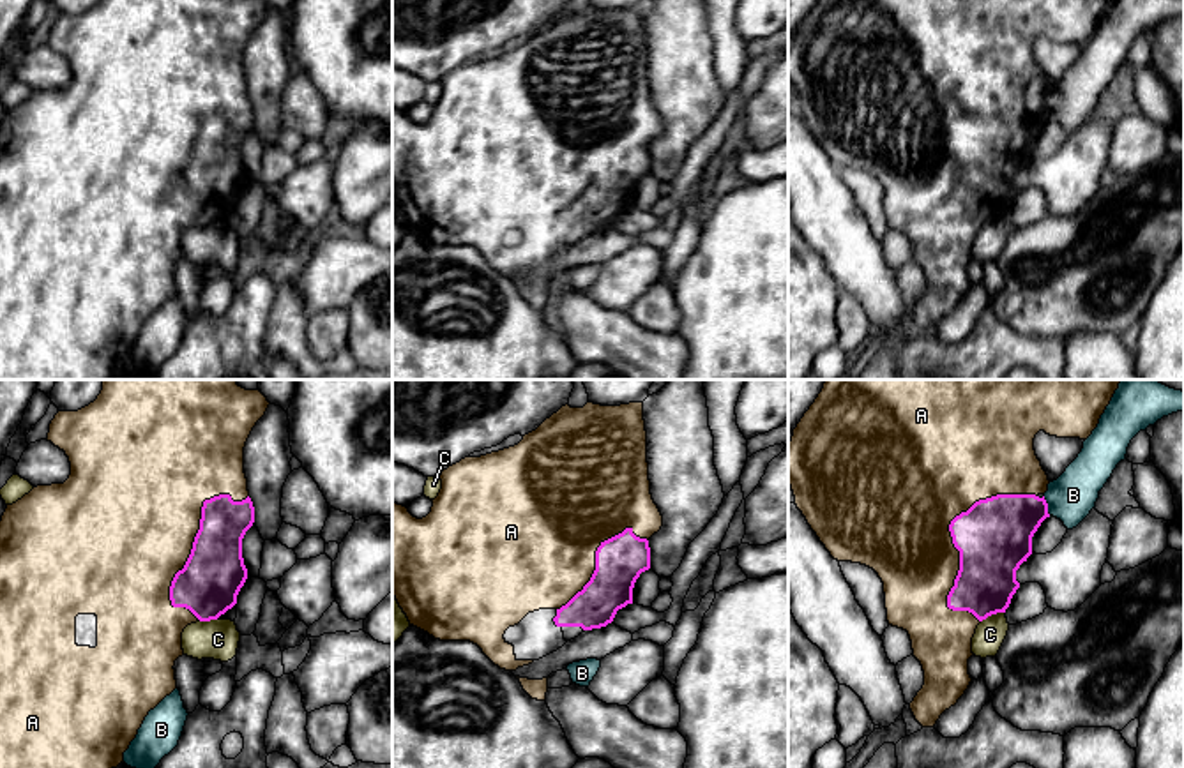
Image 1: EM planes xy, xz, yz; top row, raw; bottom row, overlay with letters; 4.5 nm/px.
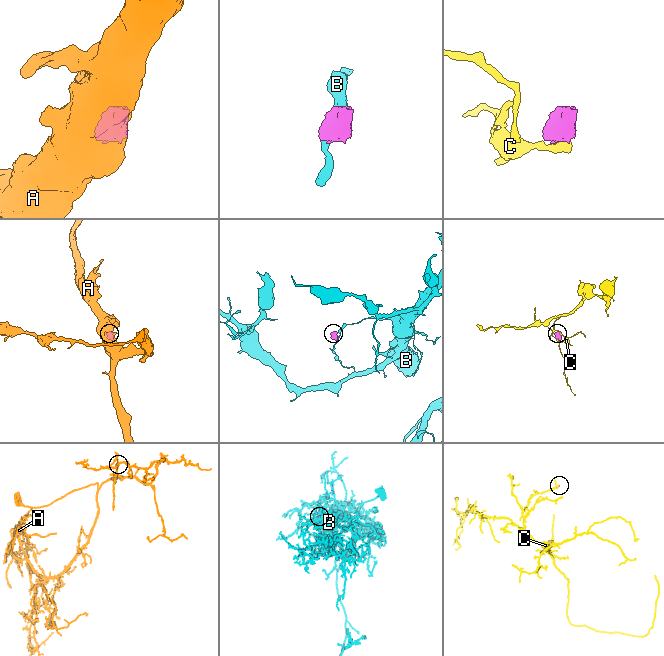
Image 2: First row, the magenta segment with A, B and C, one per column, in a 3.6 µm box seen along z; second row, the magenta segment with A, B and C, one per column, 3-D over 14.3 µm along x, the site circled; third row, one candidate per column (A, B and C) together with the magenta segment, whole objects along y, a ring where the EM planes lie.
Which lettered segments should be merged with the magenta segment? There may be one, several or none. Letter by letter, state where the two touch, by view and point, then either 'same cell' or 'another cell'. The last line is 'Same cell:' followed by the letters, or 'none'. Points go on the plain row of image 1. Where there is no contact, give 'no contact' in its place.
A: yz (951, 128) | same cell
B: yz (1047, 110) | another cell
C: yz (992, 218) | another cell
Same cell: A

